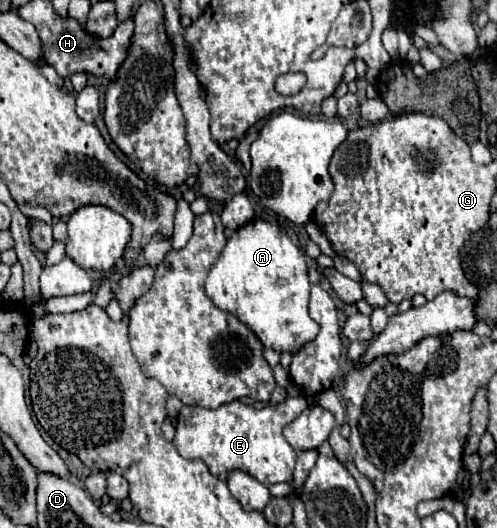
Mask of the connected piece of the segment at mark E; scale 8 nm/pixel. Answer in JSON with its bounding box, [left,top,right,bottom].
[173,397,307,485]

